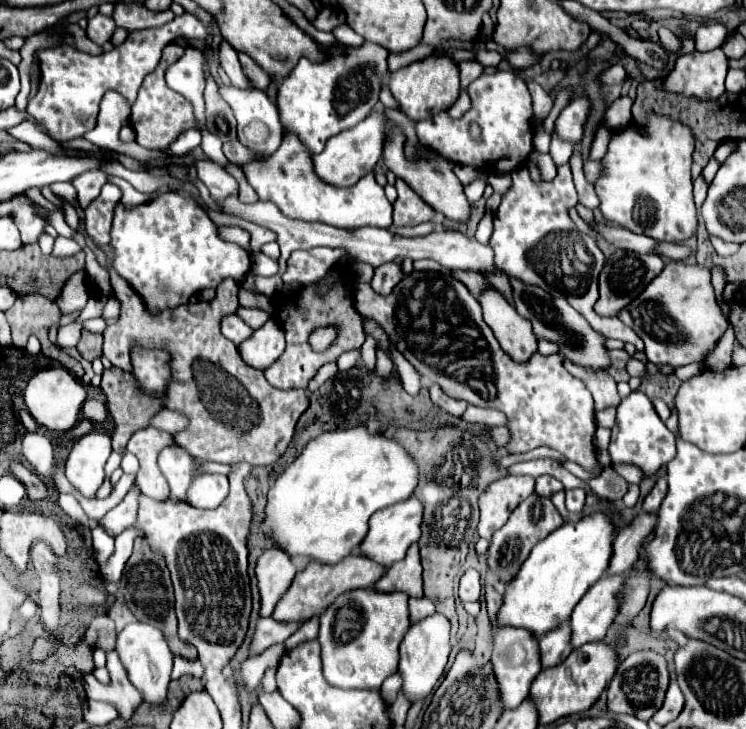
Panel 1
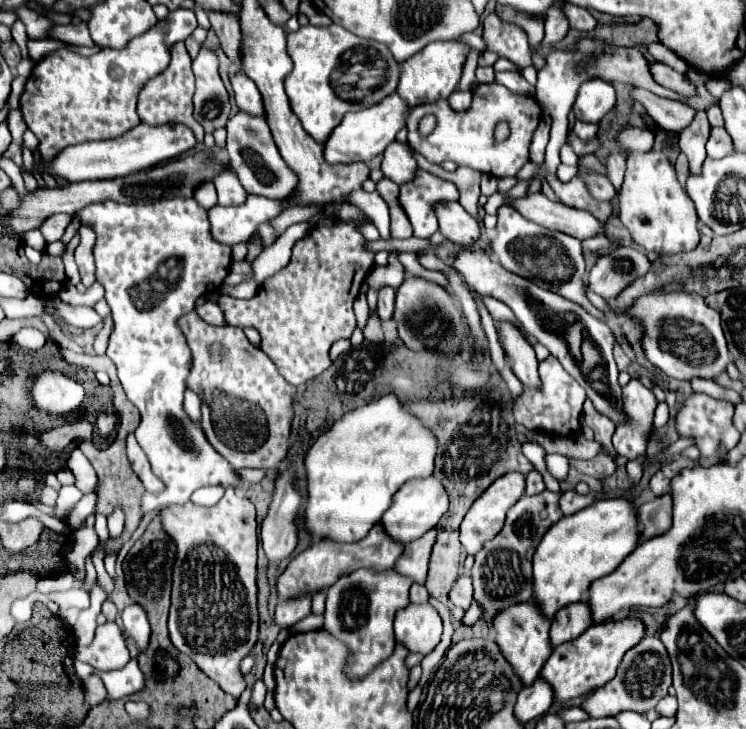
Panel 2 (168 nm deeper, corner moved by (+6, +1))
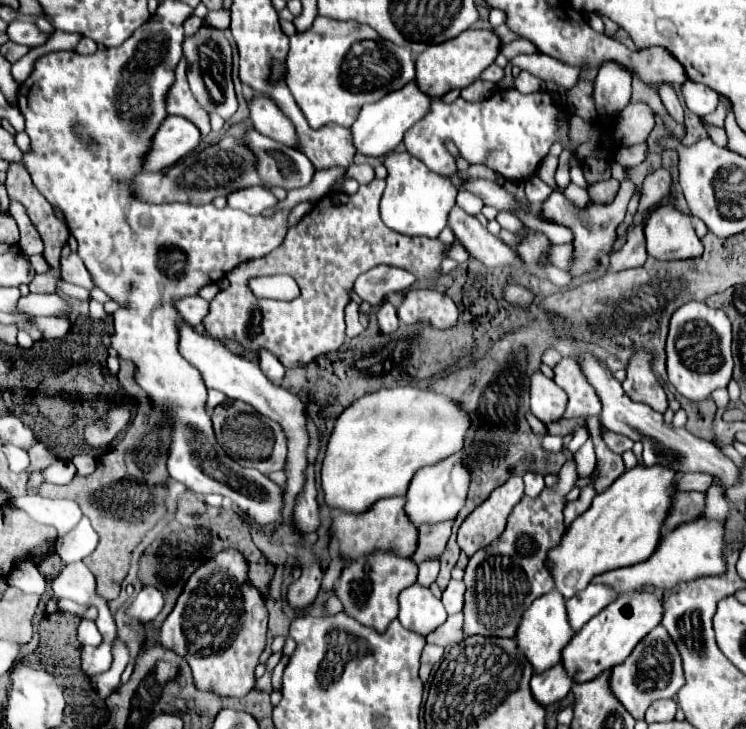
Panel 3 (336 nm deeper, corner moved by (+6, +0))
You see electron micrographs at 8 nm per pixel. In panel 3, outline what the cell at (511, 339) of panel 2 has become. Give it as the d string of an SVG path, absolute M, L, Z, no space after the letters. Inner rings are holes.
M537 370L531 374L529 394L531 394L531 412L541 422L555 422L563 416L567 394L543 372Z

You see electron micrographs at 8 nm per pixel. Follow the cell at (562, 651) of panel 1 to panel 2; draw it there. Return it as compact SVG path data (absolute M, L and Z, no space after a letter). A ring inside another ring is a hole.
M579 601L575 605L567 605L559 609L551 625L553 647L577 639L589 625L591 625L591 609L587 609L587 601Z

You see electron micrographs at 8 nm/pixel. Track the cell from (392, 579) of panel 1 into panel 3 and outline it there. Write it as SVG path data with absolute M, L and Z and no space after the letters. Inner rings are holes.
M453 522L419 526L419 544L417 544L417 550L411 556L411 560L417 564L427 558L439 558L451 536L451 526L453 526Z

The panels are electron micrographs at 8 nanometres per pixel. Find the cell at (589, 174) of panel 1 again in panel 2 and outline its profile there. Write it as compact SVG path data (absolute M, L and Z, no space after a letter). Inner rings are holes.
M617 153L611 155L607 161L607 177L611 179L611 183L615 185L615 189L621 187L623 183L623 175L625 175L625 163L627 163L627 153Z

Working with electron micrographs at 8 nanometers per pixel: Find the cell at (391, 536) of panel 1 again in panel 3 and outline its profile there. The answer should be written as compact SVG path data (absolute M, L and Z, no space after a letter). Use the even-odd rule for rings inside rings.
M457 452L451 458L437 462L435 466L427 466L415 472L409 484L409 492L405 496L407 498L405 514L415 526L453 520L457 512L463 508L467 486L469 486L469 474L467 474L467 466L463 466L463 452Z

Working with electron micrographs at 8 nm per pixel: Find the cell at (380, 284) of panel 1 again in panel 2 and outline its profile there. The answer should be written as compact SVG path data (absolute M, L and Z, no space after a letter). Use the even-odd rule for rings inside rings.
M383 287L379 291L379 305L377 305L377 313L379 313L381 321L391 319L393 311L395 311L395 289Z

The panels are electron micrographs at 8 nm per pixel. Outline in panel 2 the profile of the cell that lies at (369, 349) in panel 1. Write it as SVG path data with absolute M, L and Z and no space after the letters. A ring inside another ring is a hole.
M363 293L355 301L355 315L357 315L357 325L359 327L365 327L367 317L369 317L369 307L367 307L367 299L365 299Z

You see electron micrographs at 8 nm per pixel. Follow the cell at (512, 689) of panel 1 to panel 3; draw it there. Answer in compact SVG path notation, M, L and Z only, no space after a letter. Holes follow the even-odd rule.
M551 590L549 594L543 594L537 598L529 610L523 614L517 632L515 632L515 642L519 652L529 660L533 670L541 674L543 670L549 670L557 662L561 662L561 650L563 646L571 640L573 630L567 626L567 612L565 612L565 600L559 598L557 590Z

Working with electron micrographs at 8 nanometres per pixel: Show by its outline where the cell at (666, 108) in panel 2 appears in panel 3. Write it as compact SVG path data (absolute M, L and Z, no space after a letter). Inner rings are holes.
M703 122L703 126L705 126L705 130L707 130L707 136L709 136L717 146L725 146L727 136L725 136L725 130L723 130L723 128L717 128L717 126L705 124L705 122Z

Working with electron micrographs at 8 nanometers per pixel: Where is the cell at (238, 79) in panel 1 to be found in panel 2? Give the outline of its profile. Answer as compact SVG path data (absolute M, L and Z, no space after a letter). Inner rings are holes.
M245 73L239 75L231 75L231 85L235 91L235 101L237 107L251 113L251 115L265 115L263 109L263 97L257 89L257 85L245 77Z

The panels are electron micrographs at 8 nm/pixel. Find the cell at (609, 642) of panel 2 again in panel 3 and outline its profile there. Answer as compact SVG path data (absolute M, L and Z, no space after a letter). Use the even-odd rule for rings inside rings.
M649 592L625 594L623 598L613 600L595 618L591 618L561 650L561 662L565 672L575 682L589 682L601 676L605 670L623 664L631 650L659 624L661 614L663 614L661 602Z

